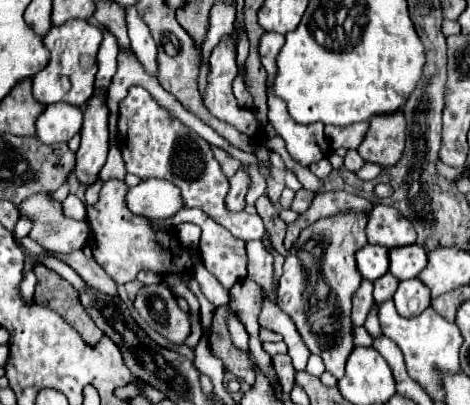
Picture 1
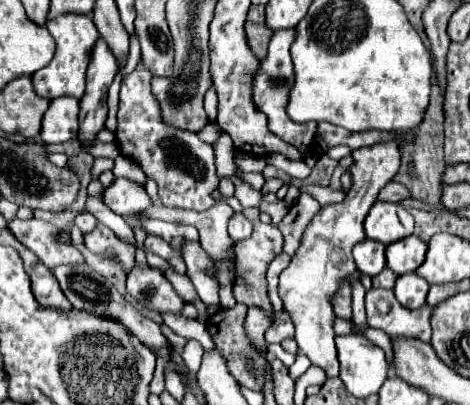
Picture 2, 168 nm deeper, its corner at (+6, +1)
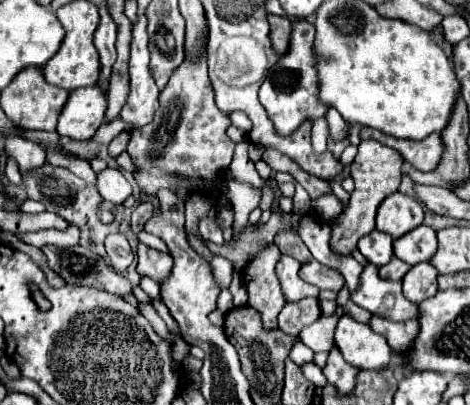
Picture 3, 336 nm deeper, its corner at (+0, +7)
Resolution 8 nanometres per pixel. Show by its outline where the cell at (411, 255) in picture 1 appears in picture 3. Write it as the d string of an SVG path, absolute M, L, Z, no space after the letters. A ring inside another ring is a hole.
M420 225L394 241L394 255L408 265L430 261L436 249L438 249L436 231L428 225Z

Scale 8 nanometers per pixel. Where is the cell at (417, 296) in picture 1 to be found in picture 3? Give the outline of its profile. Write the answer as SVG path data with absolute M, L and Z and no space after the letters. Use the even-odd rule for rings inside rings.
M418 263L414 265L406 277L402 279L404 285L404 297L412 303L422 303L424 299L432 297L438 291L436 283L438 271L430 263Z

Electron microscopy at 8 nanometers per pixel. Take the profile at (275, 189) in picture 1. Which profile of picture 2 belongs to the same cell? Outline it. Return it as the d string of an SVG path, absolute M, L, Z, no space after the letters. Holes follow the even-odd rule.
M262 201L260 203L262 211L268 213L272 217L272 225L278 225L280 219L288 213L288 205L284 201L278 201L278 203L268 203L268 201Z

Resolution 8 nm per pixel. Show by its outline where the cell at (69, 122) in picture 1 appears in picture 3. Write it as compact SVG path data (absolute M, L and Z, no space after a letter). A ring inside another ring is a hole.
M98 87L74 89L62 107L56 131L70 139L88 141L104 121L104 113L106 95Z

